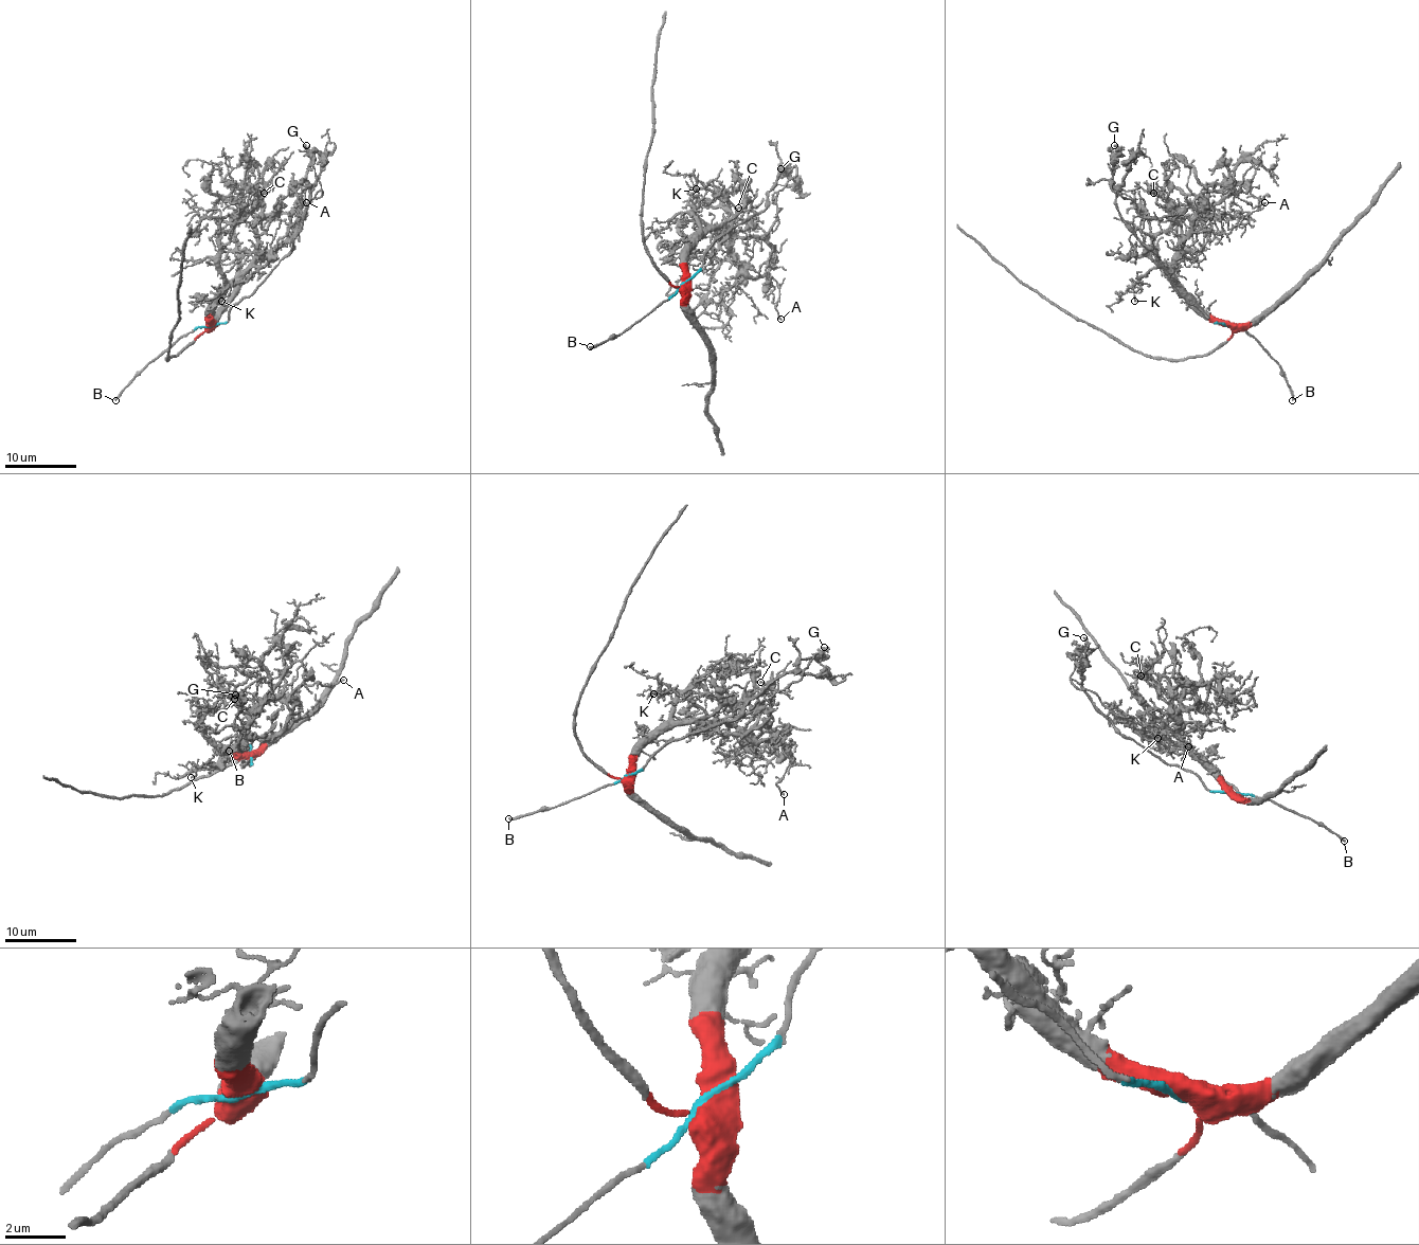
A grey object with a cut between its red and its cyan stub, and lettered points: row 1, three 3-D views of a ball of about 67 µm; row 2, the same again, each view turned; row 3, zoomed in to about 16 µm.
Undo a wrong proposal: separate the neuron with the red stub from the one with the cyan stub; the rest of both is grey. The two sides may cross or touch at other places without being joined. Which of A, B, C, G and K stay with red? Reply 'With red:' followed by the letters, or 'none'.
With red: A, C, K

